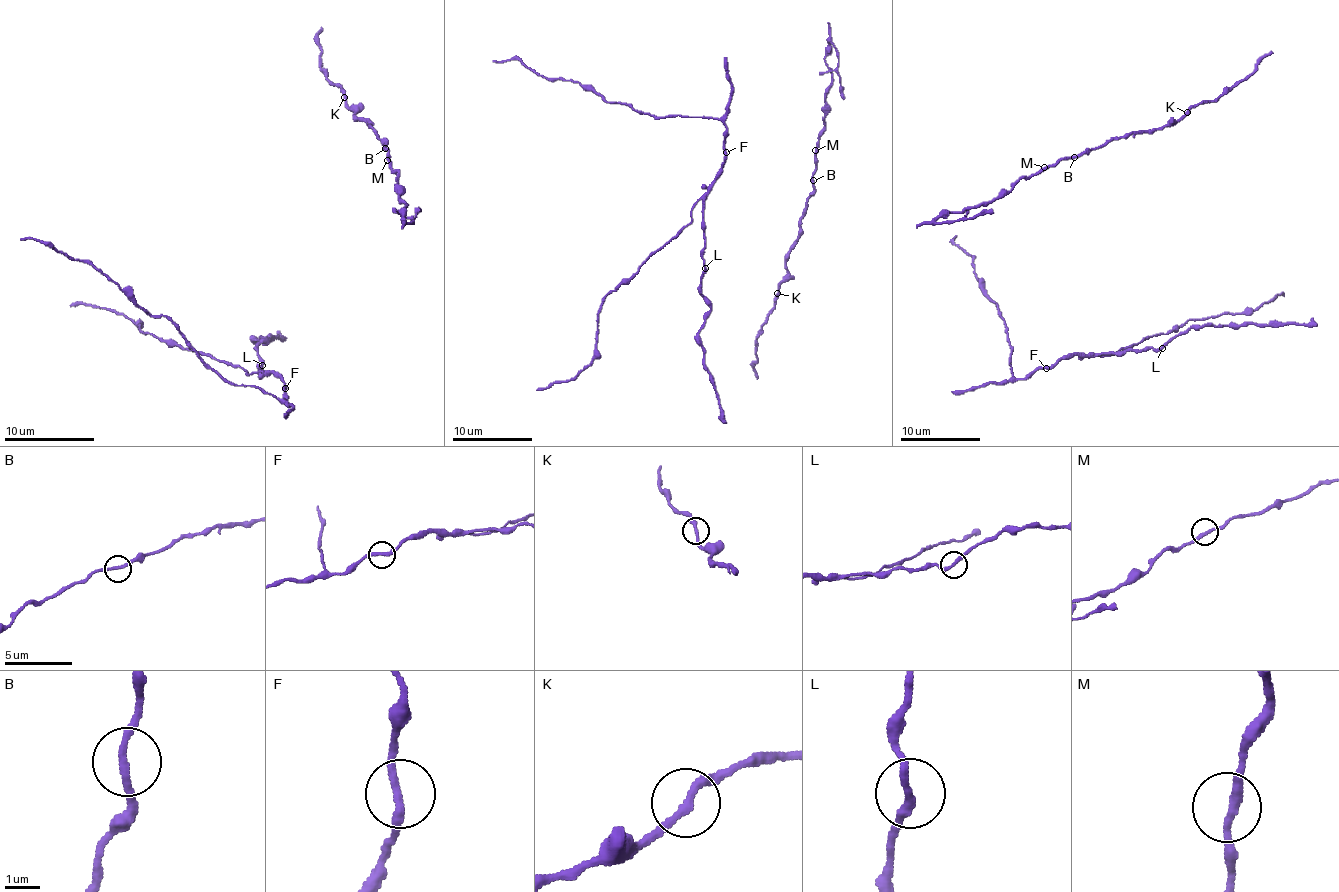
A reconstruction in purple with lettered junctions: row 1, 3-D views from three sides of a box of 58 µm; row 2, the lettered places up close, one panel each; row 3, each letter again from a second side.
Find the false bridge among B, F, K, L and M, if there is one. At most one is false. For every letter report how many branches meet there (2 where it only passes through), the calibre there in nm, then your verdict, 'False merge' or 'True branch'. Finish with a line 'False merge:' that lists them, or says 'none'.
B: Branches: 2. Thickness 200 nm. True branch
F: Branches: 2. Thickness 240 nm. True branch
K: Branches: 2. Thickness 240 nm. True branch
L: Branches: 2. Thickness 240 nm. True branch
M: Branches: 2. Thickness 240 nm. True branch
False merge: none

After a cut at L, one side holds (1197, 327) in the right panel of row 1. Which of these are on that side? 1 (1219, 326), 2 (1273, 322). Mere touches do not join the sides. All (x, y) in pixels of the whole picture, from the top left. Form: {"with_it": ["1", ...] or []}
{"with_it": ["1", "2"]}

